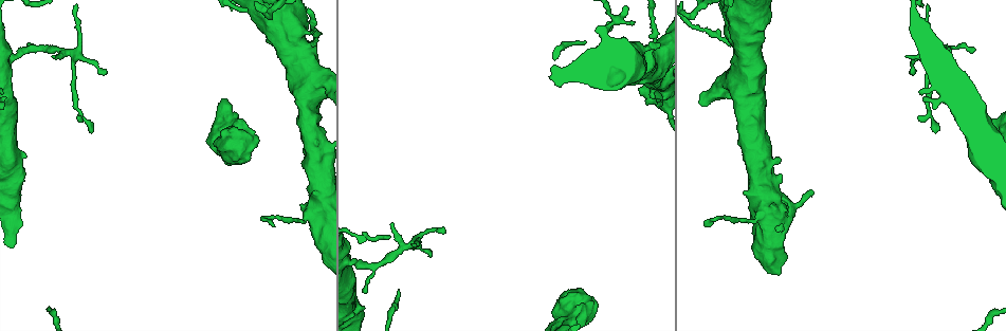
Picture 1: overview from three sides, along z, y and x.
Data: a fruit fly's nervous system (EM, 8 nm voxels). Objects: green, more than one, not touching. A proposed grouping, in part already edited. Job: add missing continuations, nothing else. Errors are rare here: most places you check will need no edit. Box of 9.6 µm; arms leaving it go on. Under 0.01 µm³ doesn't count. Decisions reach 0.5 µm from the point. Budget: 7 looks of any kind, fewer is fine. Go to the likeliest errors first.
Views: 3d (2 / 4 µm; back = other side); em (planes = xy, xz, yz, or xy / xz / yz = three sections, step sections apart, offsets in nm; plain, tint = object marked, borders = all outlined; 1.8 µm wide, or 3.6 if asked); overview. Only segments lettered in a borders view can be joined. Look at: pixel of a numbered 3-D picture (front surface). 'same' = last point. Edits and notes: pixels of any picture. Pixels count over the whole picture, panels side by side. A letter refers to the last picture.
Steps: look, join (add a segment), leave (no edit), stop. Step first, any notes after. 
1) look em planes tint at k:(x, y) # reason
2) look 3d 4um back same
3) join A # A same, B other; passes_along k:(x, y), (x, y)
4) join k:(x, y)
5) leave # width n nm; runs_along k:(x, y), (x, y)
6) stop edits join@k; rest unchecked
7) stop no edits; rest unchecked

look em 3.6um xz step 16 tint at 1:(234, 152) # abrupt turn

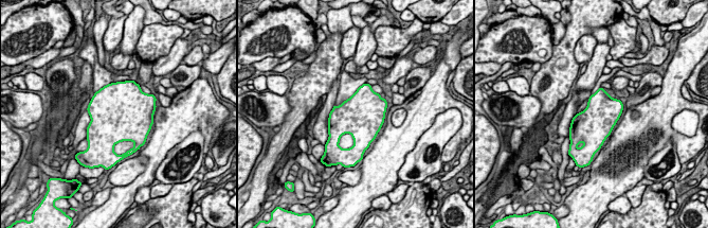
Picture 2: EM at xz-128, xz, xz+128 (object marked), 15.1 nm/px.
look em 3.6um xy step 8 borders same # cut it another way

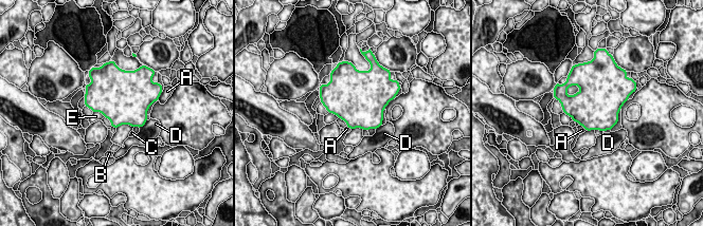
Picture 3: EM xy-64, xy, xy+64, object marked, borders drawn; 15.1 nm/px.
leave # width 600 nm; A other, B other, C other, D other, E other; none of them fits

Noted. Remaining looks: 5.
look 3d 2um at 1:(789, 221) # closes a loop

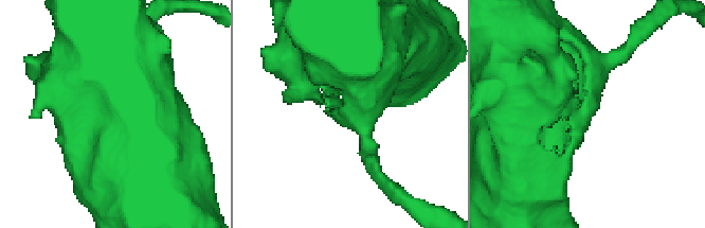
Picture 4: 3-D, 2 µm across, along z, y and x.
look em planes tint at 4:(585, 107) # now the EM

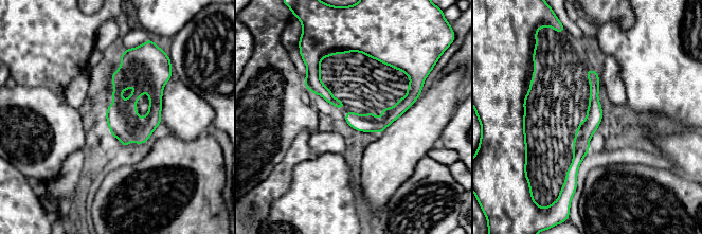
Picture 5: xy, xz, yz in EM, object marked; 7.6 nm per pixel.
look em planes borders same

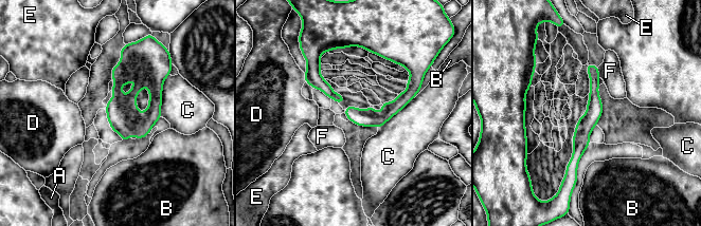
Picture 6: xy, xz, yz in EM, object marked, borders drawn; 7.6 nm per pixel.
leave # A other, B other, C other, D other, E other, F other; runs_along 6:(590, 67), (594, 112), (569, 171); no lettered segment goes on from it

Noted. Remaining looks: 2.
look em planes borders at 1:(54, 56) # tapers out

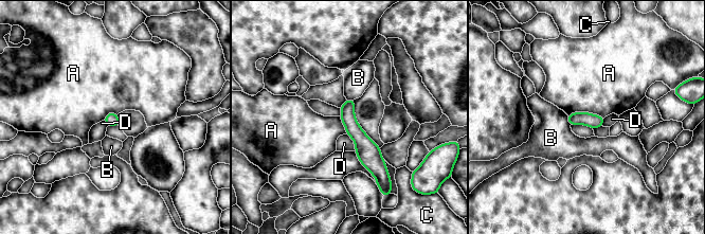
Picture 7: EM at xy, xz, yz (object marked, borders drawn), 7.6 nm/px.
leave # A other, B other, C other, D other; runs_along 7:(348, 102), (353, 129), (382, 173); no lettered segment goes on from it

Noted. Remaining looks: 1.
stop no edits; rest unchecked

